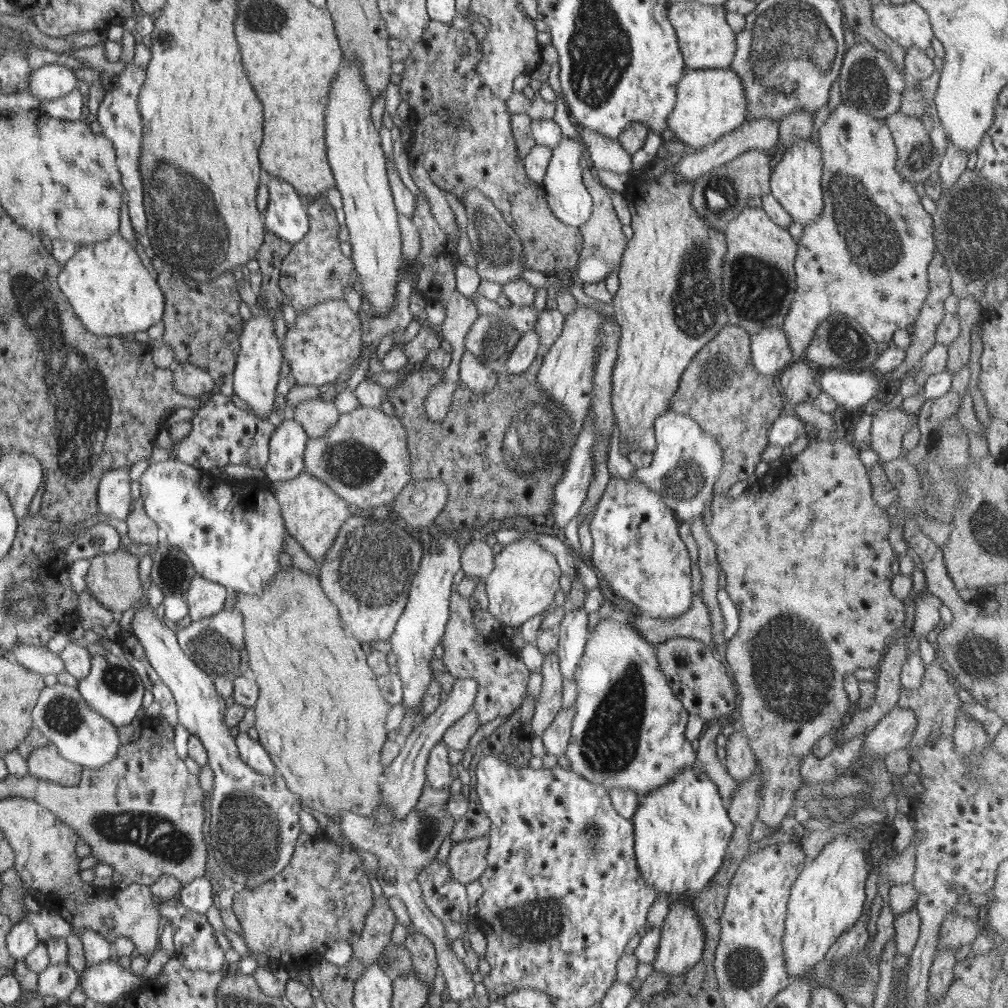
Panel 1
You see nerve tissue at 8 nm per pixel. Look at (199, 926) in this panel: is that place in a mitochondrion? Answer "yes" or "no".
no

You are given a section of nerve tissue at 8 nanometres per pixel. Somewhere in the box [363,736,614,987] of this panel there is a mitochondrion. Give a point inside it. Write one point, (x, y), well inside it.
(540, 921)

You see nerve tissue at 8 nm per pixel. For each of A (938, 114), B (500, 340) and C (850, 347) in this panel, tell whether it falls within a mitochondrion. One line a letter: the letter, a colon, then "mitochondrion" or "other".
A: other
B: mitochondrion
C: mitochondrion

